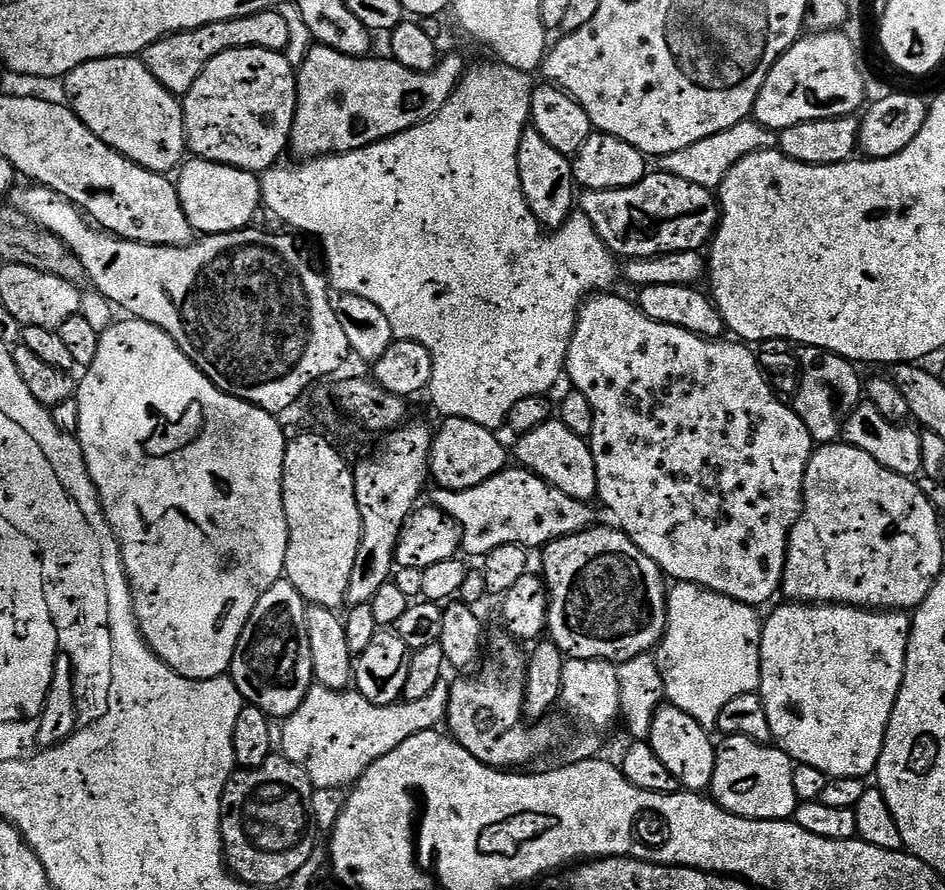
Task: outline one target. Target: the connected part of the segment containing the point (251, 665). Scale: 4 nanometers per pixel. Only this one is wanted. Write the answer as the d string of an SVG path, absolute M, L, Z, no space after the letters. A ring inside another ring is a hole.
M281 578L258 598L232 655L230 675L238 694L270 718L289 716L313 687L310 642L306 638L306 601L287 578Z

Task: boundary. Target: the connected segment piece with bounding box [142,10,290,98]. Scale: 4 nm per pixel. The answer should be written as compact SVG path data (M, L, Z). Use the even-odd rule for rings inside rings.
M278 10L255 12L242 18L234 18L226 22L210 22L206 26L198 26L194 30L175 32L173 36L163 36L142 53L144 64L150 74L167 92L180 98L194 86L198 74L218 54L235 48L261 48L271 52L284 52L288 47L290 26L282 18Z

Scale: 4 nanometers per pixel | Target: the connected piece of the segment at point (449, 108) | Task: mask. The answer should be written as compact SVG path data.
M493 62L494 64L476 64L467 69L464 75L460 77L460 82L456 89L450 94L450 98L446 102L446 106L442 106L442 110L438 110L438 114L431 116L426 122L422 122L418 126L414 126L410 130L406 130L402 134L394 134L385 140L374 142L365 148L359 148L353 152L338 152L334 156L317 156L315 158L305 159L303 162L292 162L296 164L284 164L273 166L267 172L260 176L260 199L265 209L269 208L278 219L284 224L289 224L297 233L309 232L312 236L320 239L320 244L324 247L324 260L328 263L327 279L330 281L331 287L336 292L345 292L346 294L358 294L358 298L366 298L366 302L374 302L374 306L378 306L378 310L382 310L382 314L386 314L386 322L390 322L390 330L393 337L397 340L409 340L410 342L418 342L422 346L426 346L426 350L432 359L432 377L426 389L427 395L432 395L432 404L441 412L441 417L462 418L466 422L474 422L483 428L493 430L499 429L507 421L510 406L514 406L514 402L522 402L522 398L530 398L531 396L544 396L556 384L556 379L562 376L566 368L566 359L568 356L568 346L572 332L576 328L576 313L580 311L581 304L588 299L589 296L599 293L601 290L608 290L612 283L615 282L616 276L618 280L618 263L617 257L602 242L600 235L594 230L594 226L587 220L583 214L573 214L561 228L555 230L545 230L536 219L530 215L528 203L522 194L522 182L518 178L518 142L525 128L529 127L530 117L532 115L532 89L534 87L533 77L529 73L522 70L512 69L510 66Z

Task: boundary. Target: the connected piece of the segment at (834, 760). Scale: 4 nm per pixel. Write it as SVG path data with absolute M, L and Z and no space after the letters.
M784 602L781 608L773 610L763 621L760 630L760 687L762 702L766 706L766 718L770 718L772 739L796 764L814 766L829 778L868 778L876 771L876 763L882 754L890 714L898 698L898 690L904 677L904 663L908 653L908 633L912 630L909 613L904 610L873 610L852 608L848 604L802 604Z

